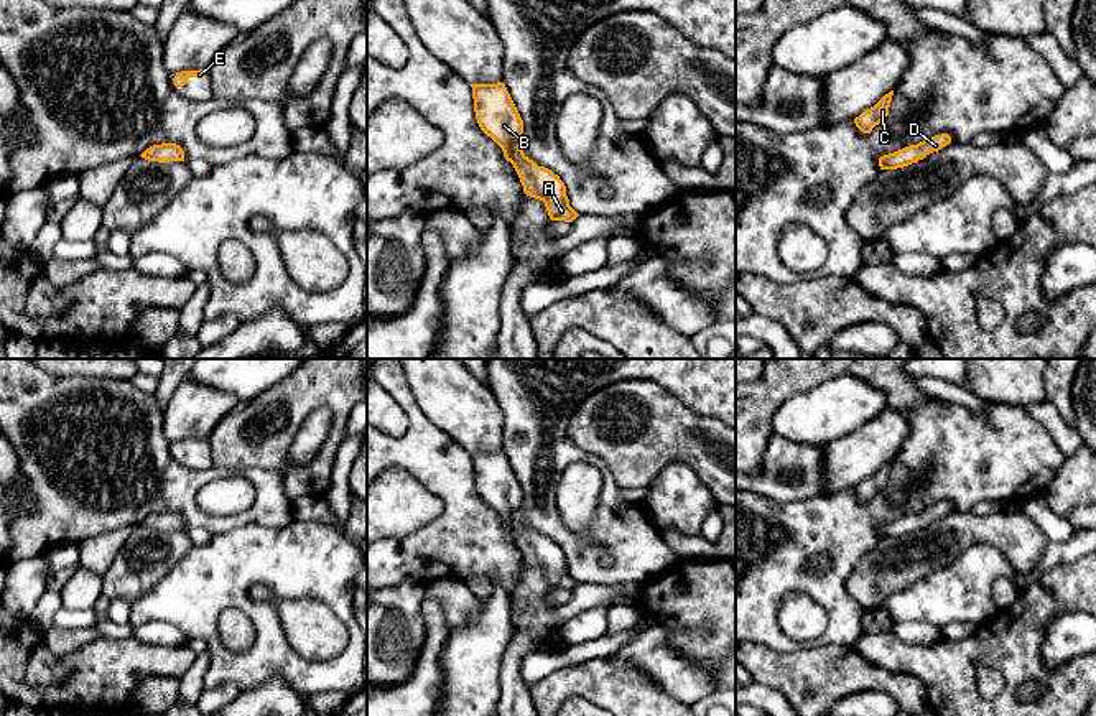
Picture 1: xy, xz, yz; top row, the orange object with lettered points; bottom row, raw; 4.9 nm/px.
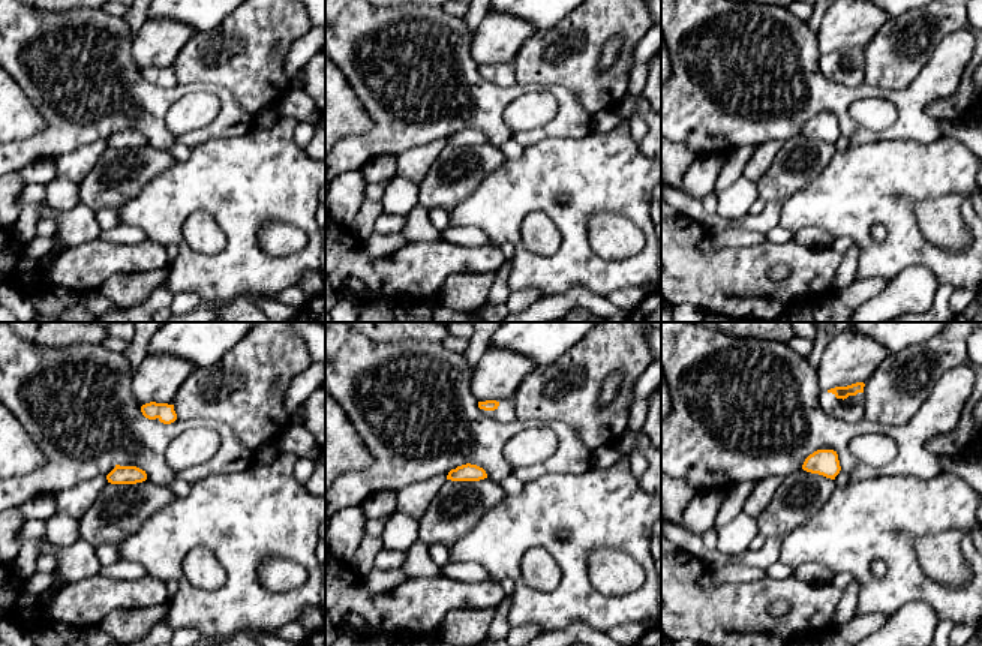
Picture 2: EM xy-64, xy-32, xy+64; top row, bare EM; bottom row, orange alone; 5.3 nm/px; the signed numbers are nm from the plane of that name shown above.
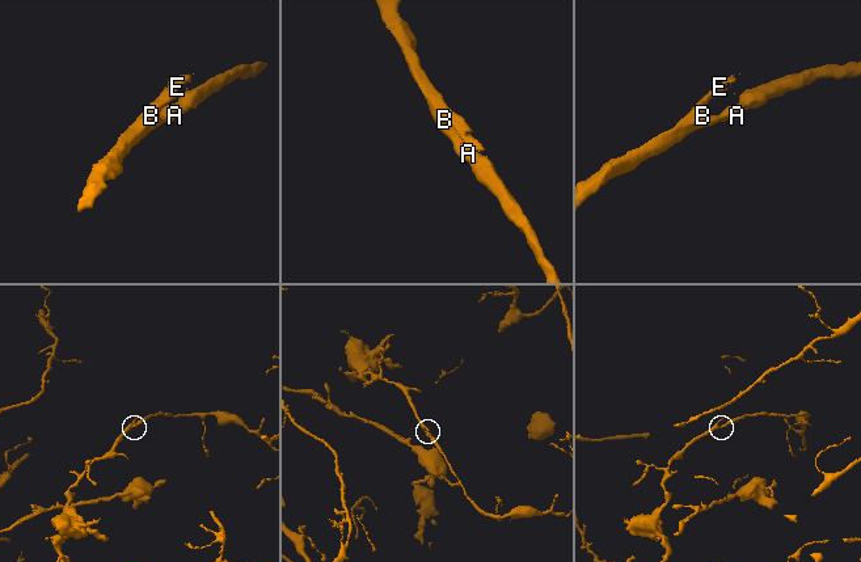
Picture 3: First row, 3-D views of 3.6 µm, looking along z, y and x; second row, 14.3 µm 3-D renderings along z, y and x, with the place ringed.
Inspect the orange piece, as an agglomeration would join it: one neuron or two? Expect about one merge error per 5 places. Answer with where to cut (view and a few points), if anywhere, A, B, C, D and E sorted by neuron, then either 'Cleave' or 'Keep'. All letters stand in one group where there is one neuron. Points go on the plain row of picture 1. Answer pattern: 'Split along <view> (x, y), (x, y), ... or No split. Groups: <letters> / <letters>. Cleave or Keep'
No split. Groups: A B C D E. Keep

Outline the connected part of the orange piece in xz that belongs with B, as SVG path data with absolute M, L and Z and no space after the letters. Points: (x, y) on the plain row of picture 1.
M471 453L471 456L477 492L513 533L523 561L543 570L551 589L573 591L579 583L569 574L564 551L522 518L523 489L505 453Z

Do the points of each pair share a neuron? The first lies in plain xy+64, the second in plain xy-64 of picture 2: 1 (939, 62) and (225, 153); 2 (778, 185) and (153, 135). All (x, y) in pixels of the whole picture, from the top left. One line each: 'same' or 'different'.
1: different
2: different

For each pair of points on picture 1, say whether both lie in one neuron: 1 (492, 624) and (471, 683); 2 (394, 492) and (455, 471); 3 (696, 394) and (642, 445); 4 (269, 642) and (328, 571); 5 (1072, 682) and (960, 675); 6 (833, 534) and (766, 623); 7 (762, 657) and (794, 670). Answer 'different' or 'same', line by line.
1: same
2: different
3: different
4: same
5: same
6: same
7: same

